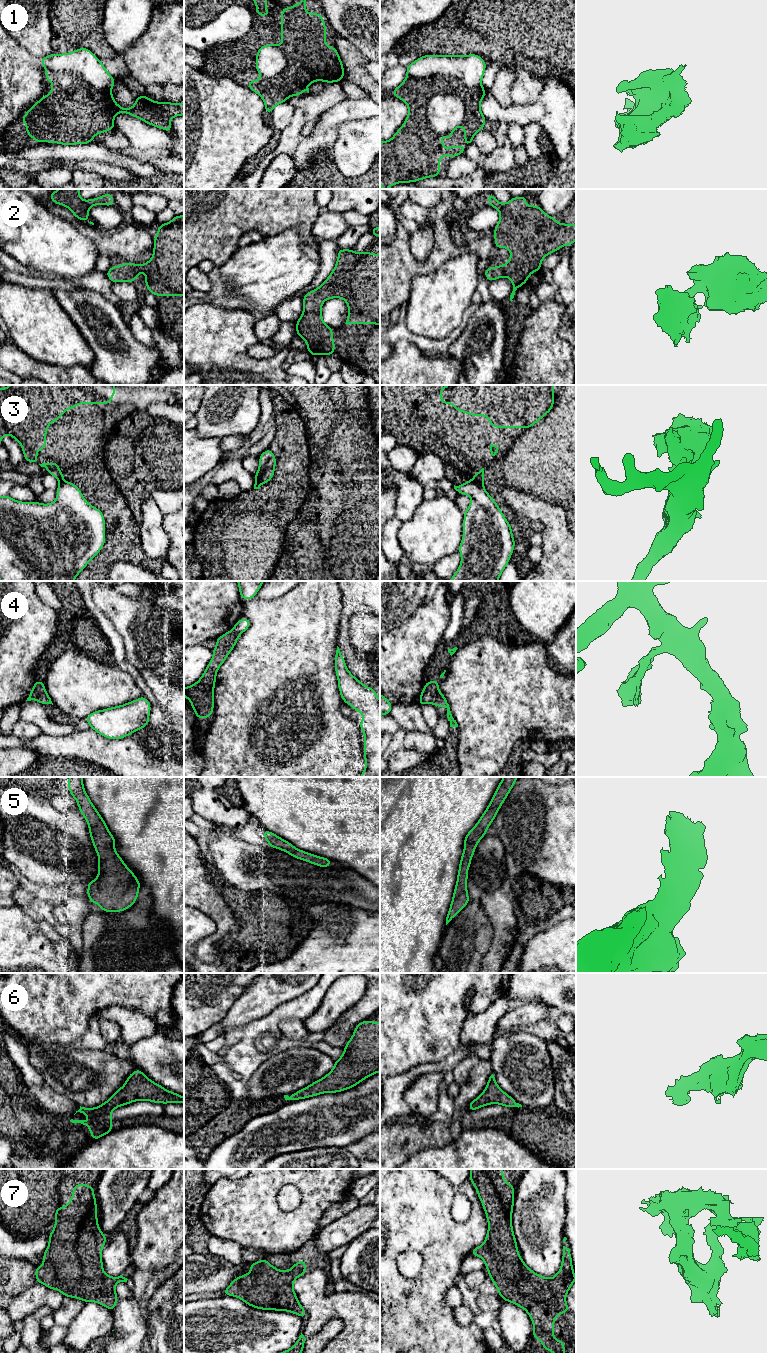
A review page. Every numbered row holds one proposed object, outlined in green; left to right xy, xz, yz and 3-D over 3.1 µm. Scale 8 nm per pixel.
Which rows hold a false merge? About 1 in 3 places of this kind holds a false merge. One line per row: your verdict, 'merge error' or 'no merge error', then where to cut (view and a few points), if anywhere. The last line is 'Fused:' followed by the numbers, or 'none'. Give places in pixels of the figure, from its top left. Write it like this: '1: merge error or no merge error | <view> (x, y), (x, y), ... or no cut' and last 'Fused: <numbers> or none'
1: merge error | yz (455, 91), (436, 92), (427, 102), (426, 121), (440, 135)
2: no merge error | no cut
3: merge error | yz (472, 480), (482, 485)
4: no merge error | no cut
5: no merge error | no cut
6: no merge error | no cut
7: no merge error | no cut
Fused: 1, 3

